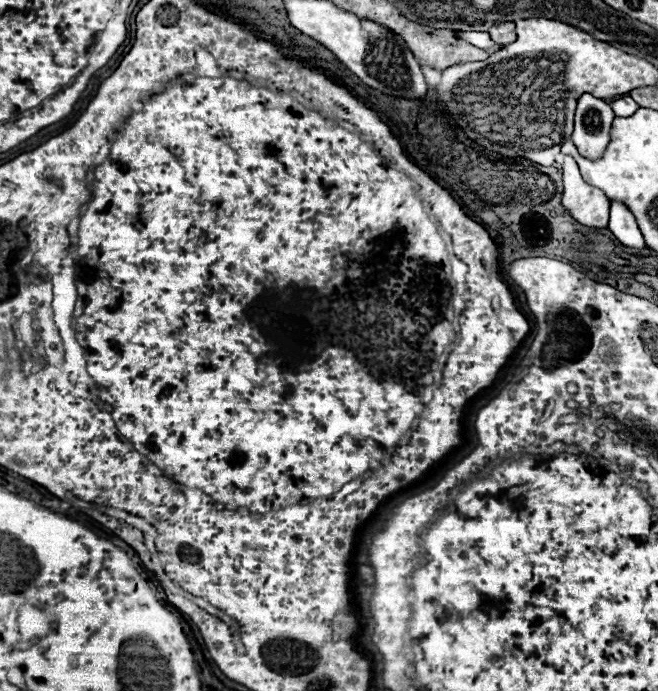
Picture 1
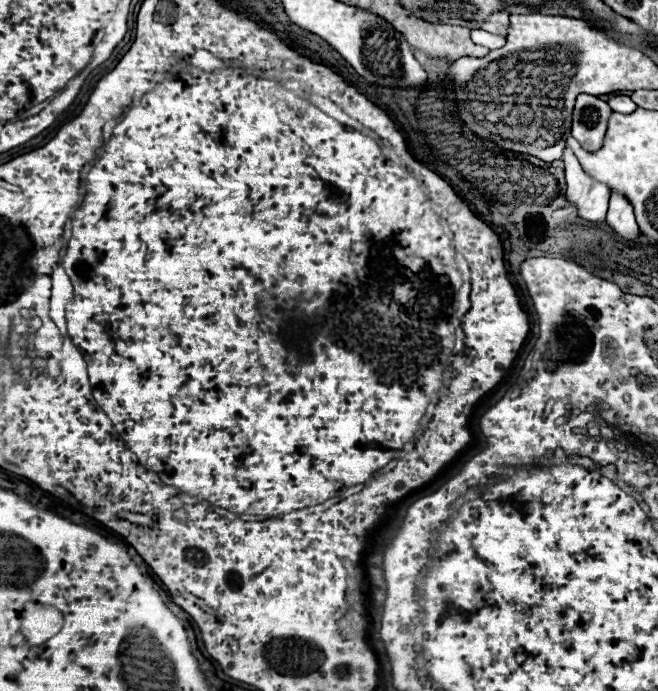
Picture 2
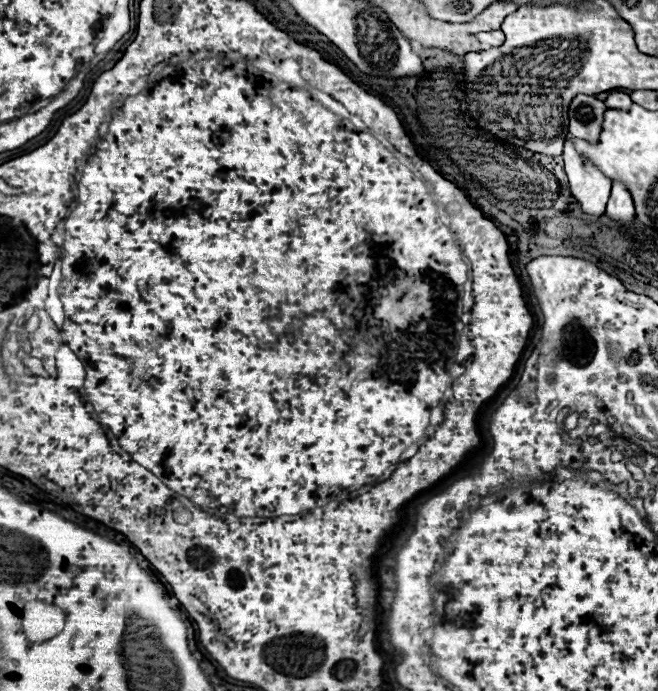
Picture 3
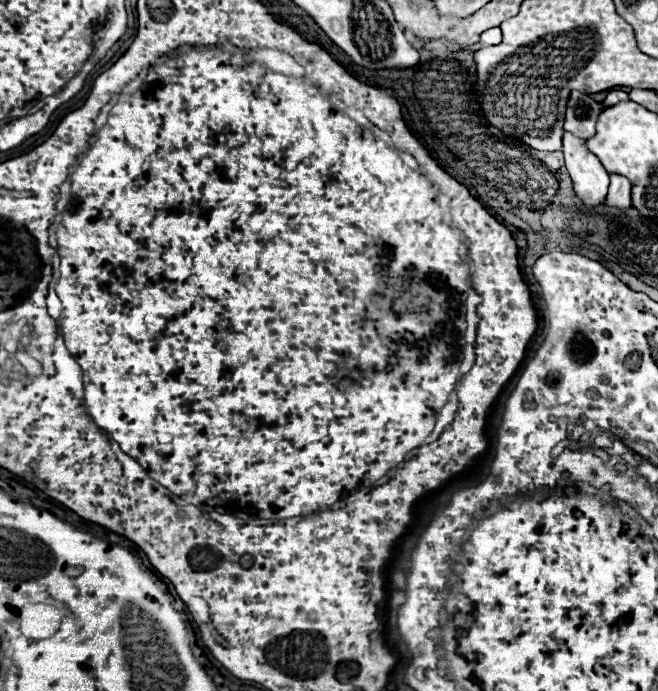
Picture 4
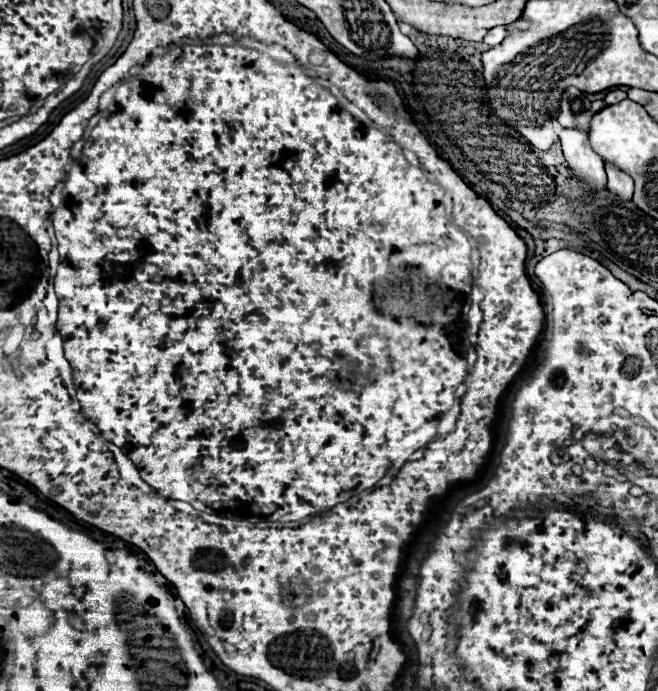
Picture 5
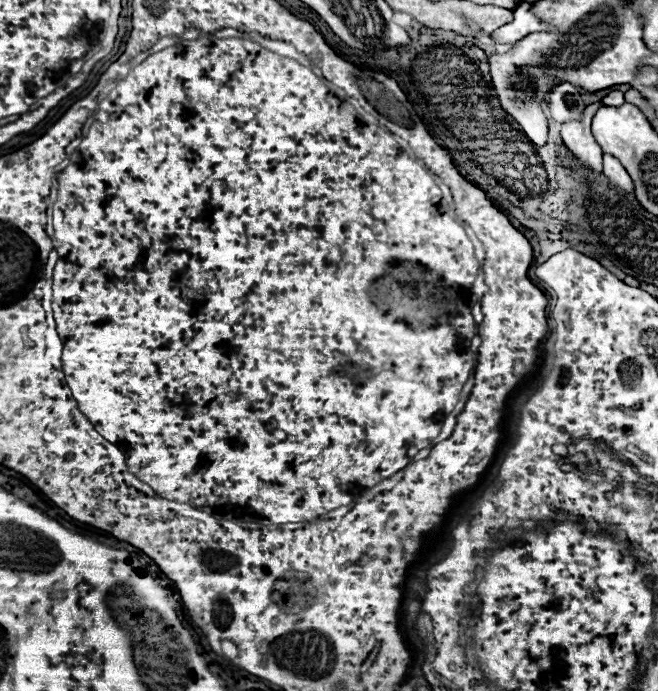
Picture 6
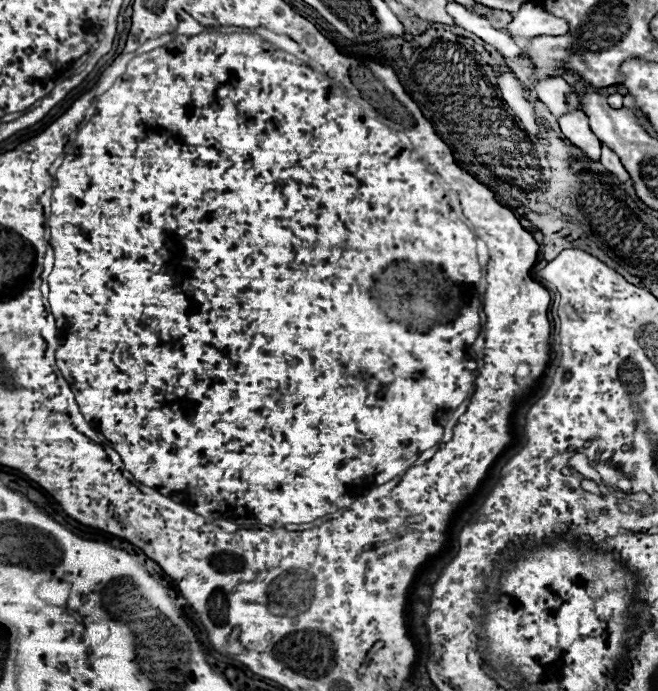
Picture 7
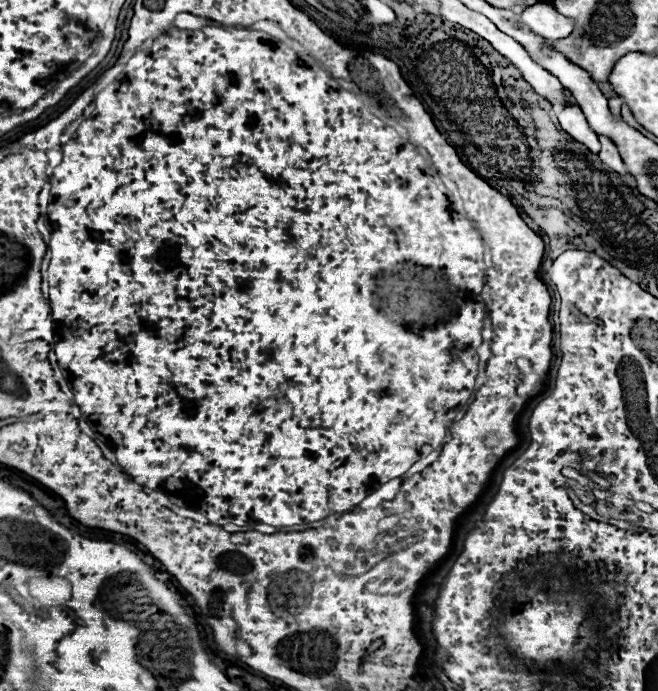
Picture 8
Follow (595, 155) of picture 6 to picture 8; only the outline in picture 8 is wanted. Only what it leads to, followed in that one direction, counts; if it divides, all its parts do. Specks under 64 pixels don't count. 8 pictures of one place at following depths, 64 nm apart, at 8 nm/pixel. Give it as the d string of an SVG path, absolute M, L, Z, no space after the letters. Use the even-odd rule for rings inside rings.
M568 102L562 110L556 112L558 120L560 120L560 126L564 132L568 132L574 140L580 140L580 144L584 144L586 148L590 148L590 152L600 152L600 142L598 142L598 136L596 132L588 126L582 110L578 104L574 102Z

